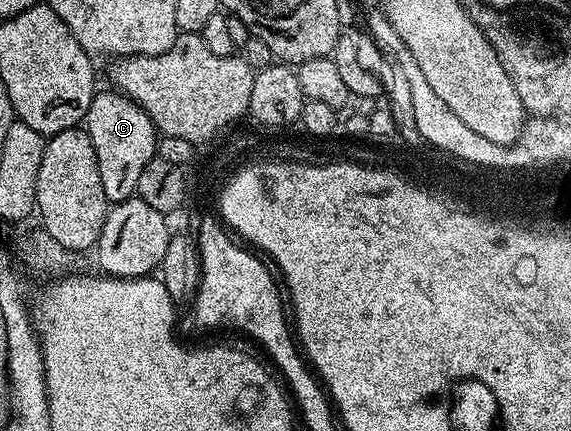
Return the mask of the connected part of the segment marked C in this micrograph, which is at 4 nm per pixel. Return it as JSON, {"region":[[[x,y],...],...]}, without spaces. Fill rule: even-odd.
{"region":[[[100,89],[89,104],[85,129],[93,140],[93,152],[97,152],[97,172],[101,172],[101,188],[105,188],[108,203],[124,202],[135,194],[137,180],[145,164],[156,157],[157,131],[153,120],[132,98],[114,89]]]}

